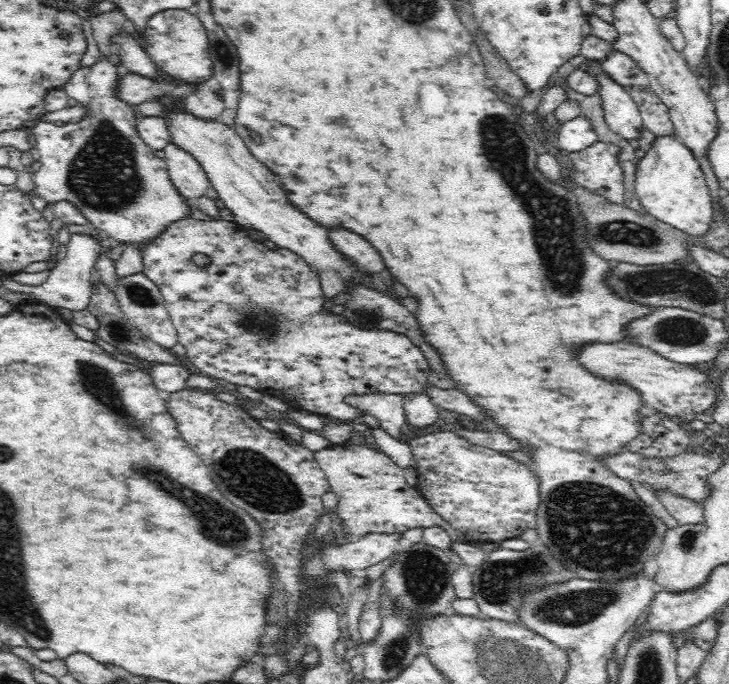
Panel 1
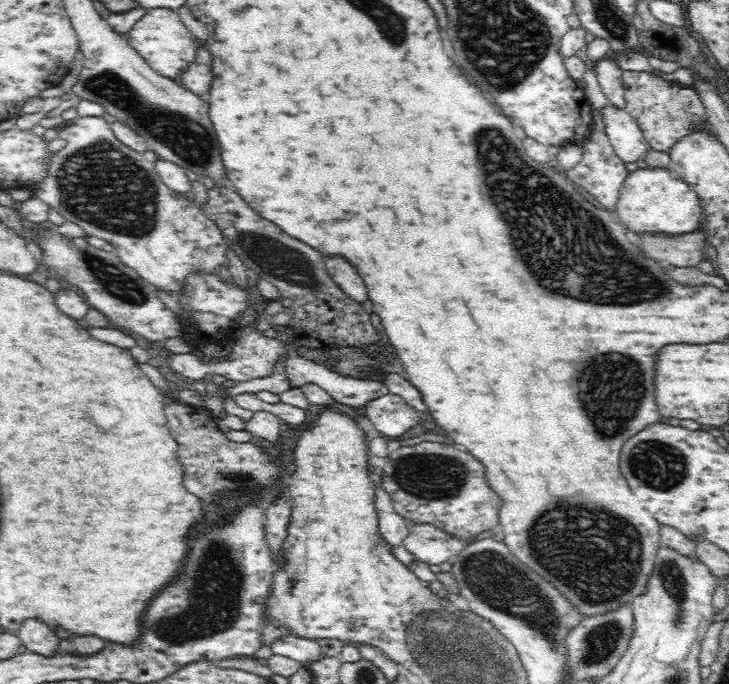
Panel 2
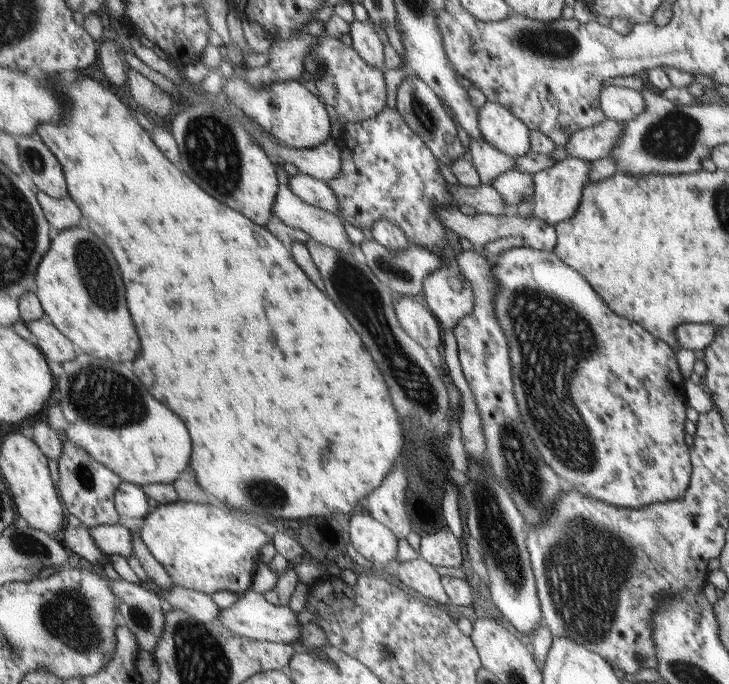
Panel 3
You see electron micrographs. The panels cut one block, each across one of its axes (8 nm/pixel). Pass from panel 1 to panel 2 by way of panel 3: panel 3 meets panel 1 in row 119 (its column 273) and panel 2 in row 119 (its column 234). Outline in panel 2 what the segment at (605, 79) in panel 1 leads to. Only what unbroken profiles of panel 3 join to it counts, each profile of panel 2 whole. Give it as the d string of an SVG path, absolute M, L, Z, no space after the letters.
M610 104L604 106L601 112L605 133L616 156L626 164L644 160L650 147L634 119L625 109L620 110Z

